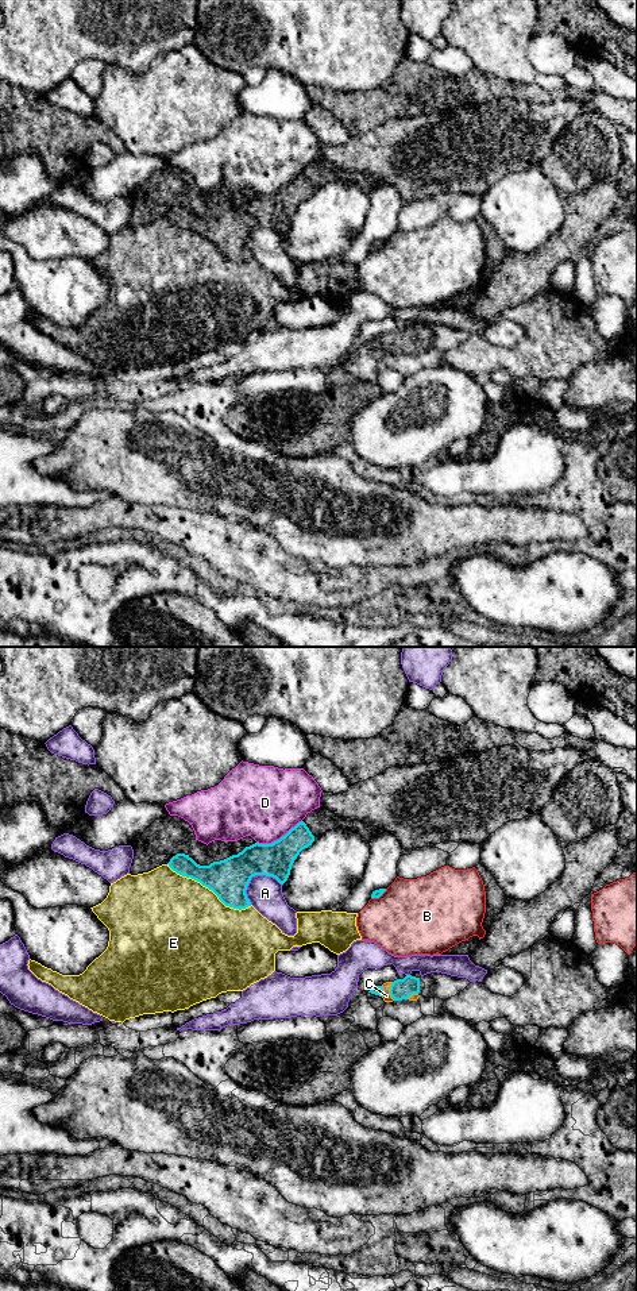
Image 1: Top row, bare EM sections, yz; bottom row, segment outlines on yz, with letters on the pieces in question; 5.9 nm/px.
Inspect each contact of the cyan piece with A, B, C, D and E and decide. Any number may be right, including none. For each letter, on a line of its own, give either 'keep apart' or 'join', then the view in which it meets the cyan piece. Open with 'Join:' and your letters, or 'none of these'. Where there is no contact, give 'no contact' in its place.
Join: C
A: keep apart | yz
B: keep apart | yz
C: join | yz
D: keep apart | yz
E: keep apart | yz

